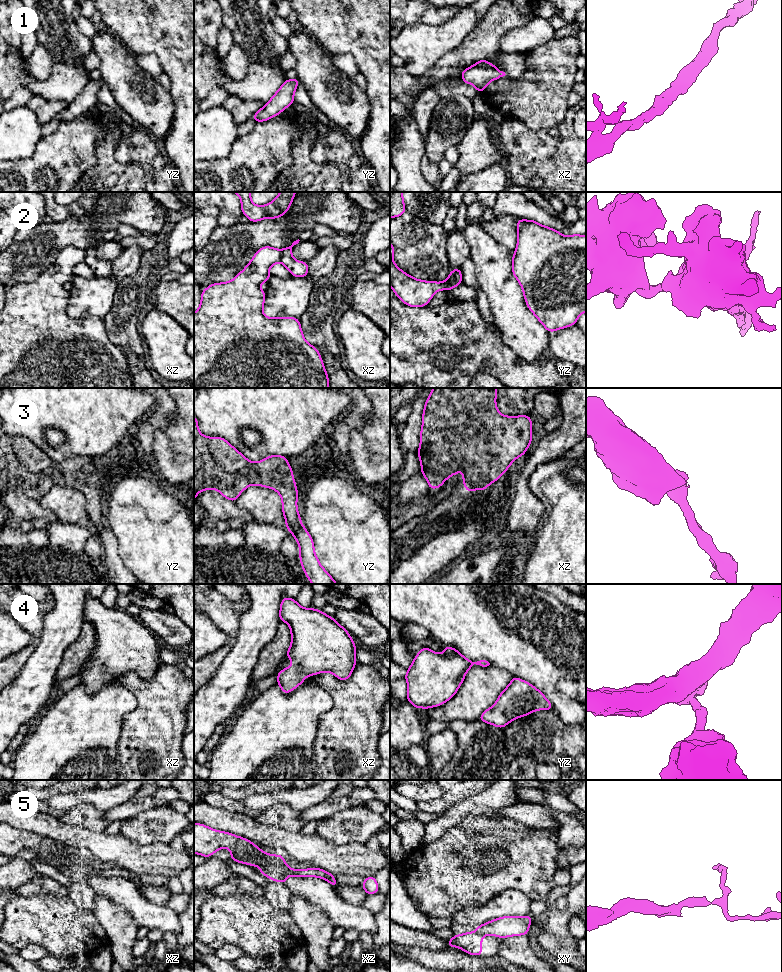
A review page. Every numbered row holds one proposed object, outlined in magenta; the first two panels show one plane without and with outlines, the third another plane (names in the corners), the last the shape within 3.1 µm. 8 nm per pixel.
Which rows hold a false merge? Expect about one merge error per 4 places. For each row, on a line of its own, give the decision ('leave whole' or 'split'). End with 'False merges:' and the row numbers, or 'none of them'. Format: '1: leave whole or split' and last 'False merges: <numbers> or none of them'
1: leave whole
2: split
3: leave whole
4: leave whole
5: split
False merges: 2, 5

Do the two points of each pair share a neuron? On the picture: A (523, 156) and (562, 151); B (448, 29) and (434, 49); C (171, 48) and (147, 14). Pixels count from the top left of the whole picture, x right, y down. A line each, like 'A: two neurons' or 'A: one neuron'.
A: one neuron
B: one neuron
C: one neuron

